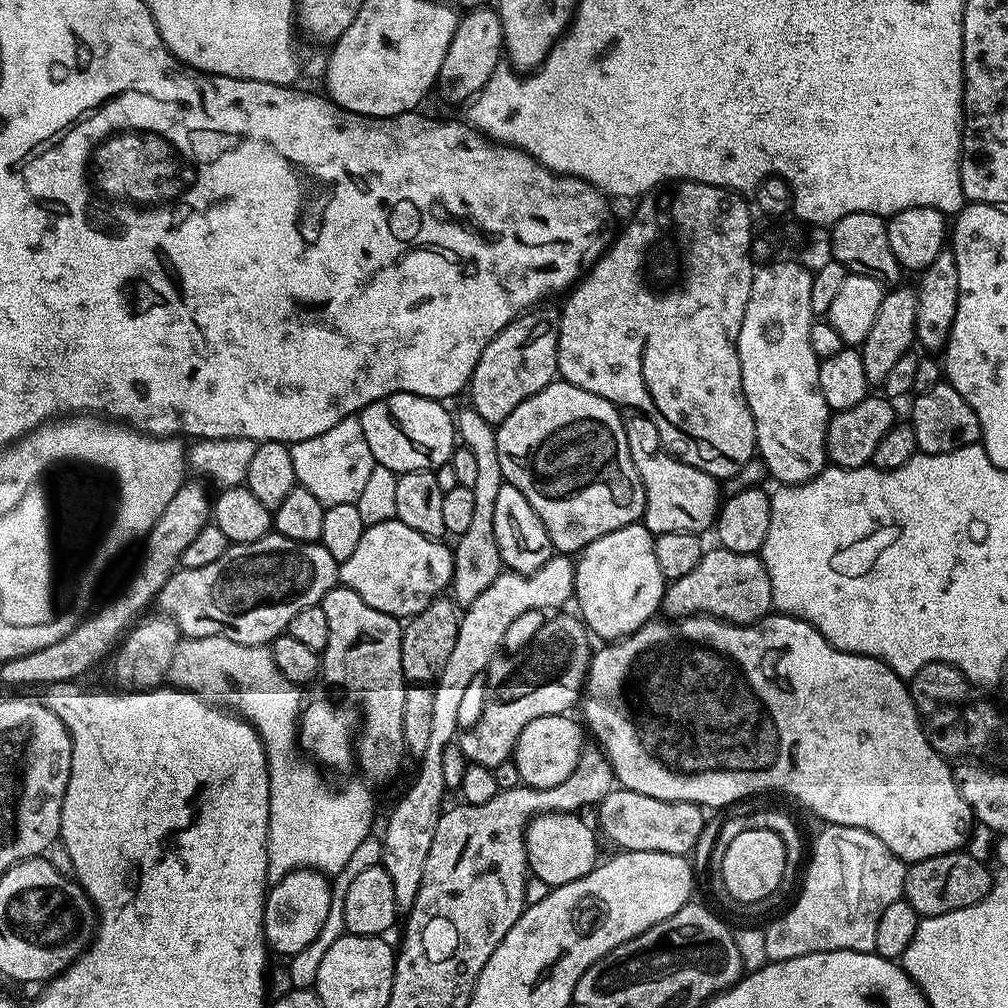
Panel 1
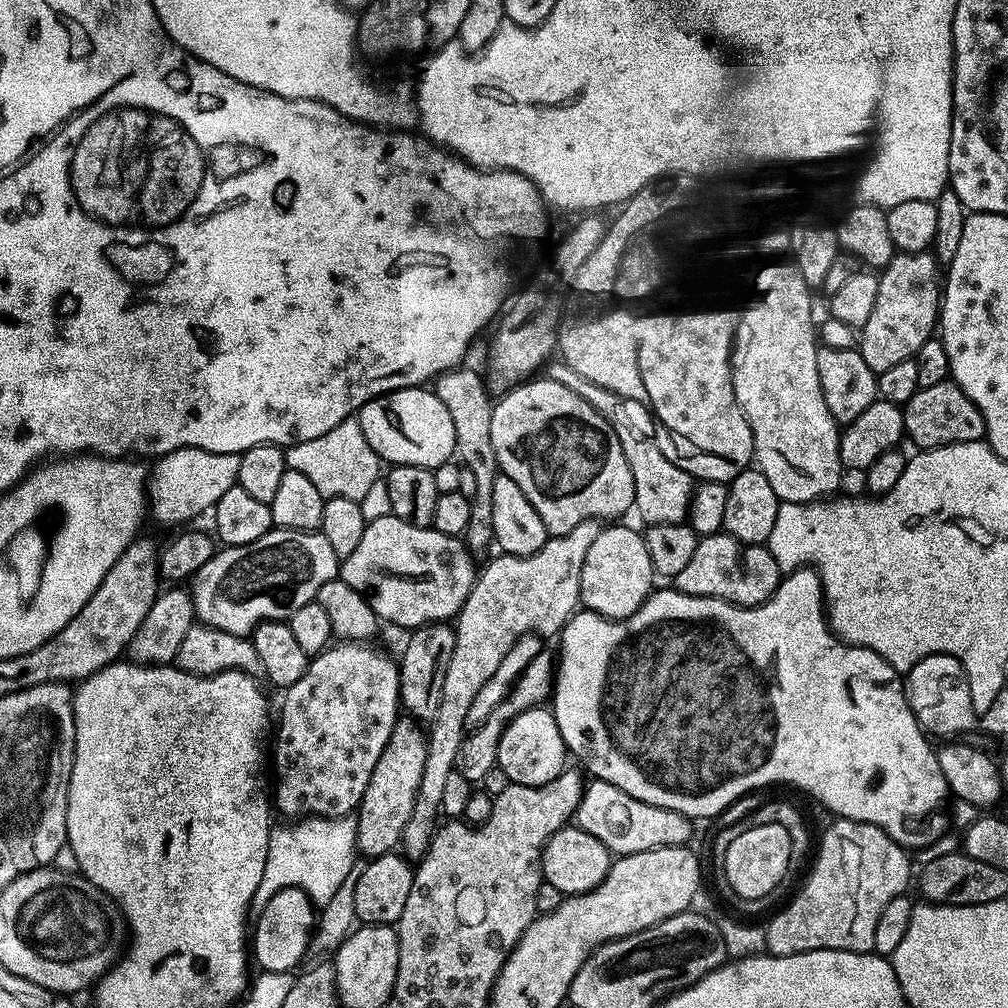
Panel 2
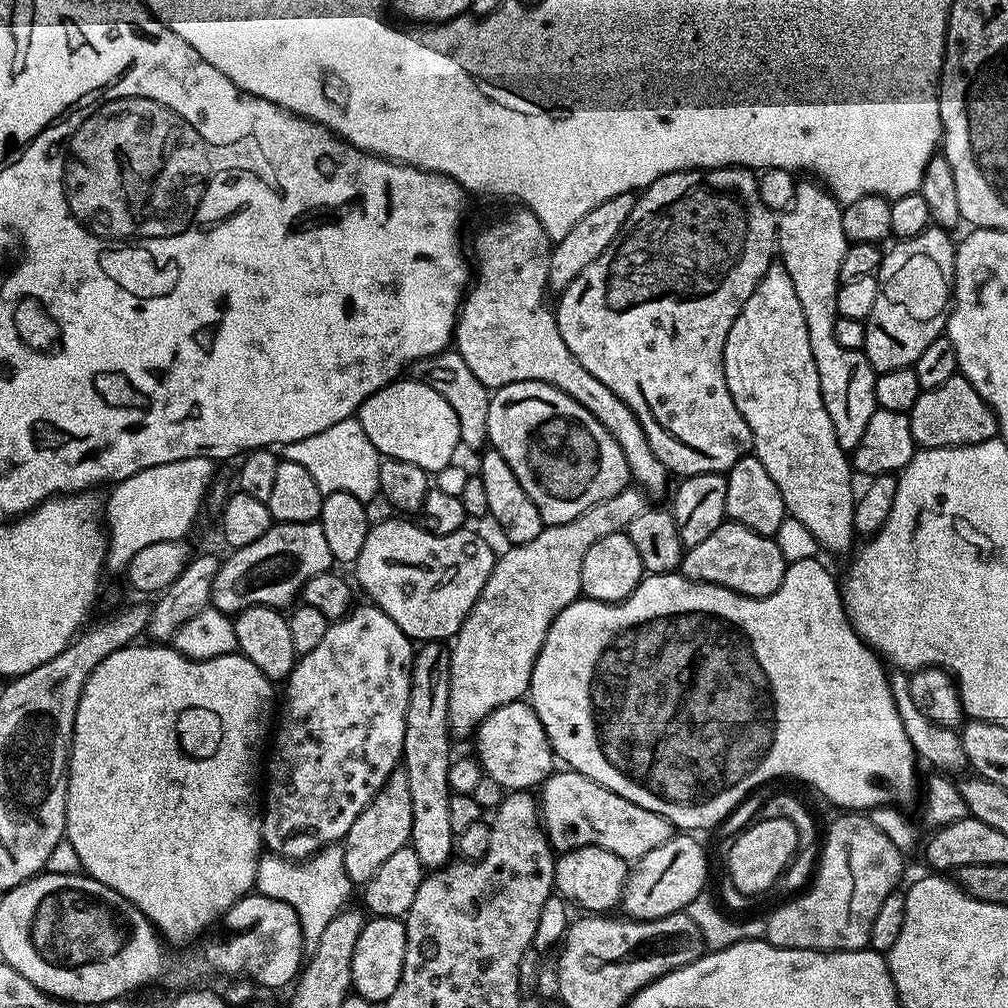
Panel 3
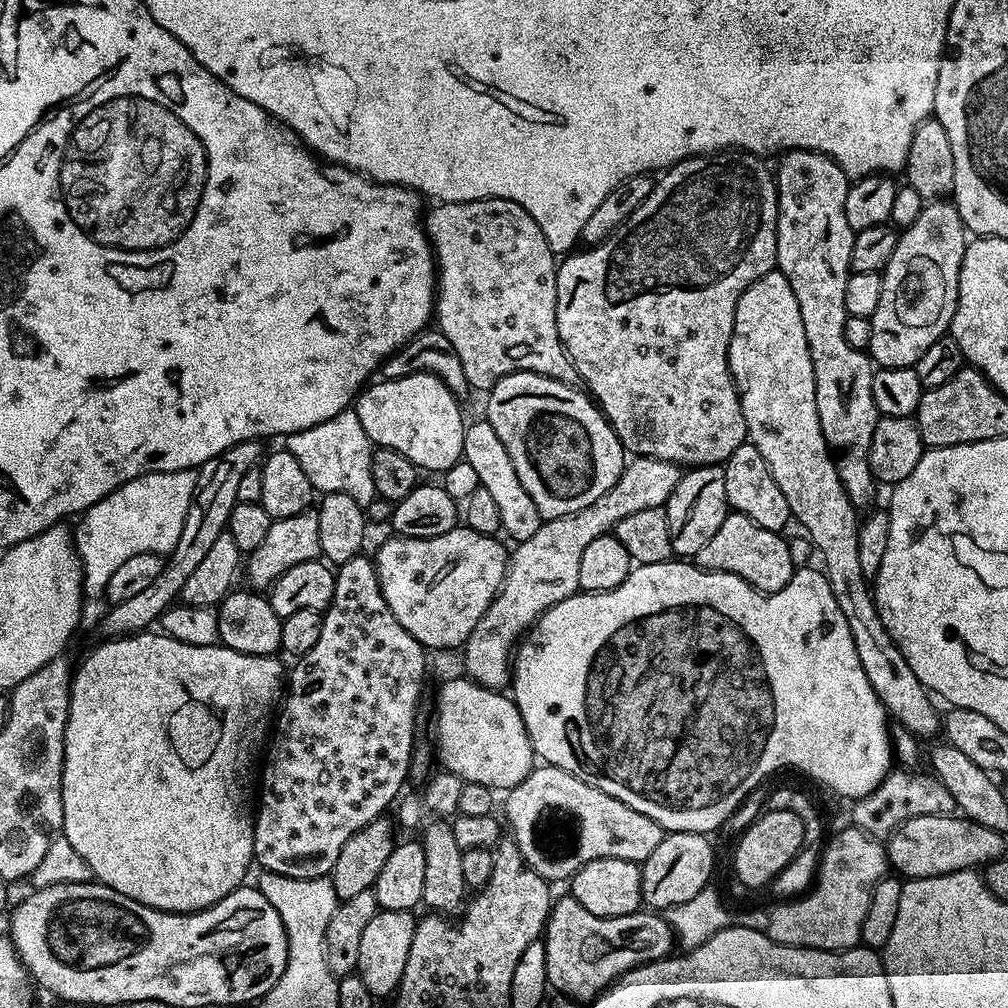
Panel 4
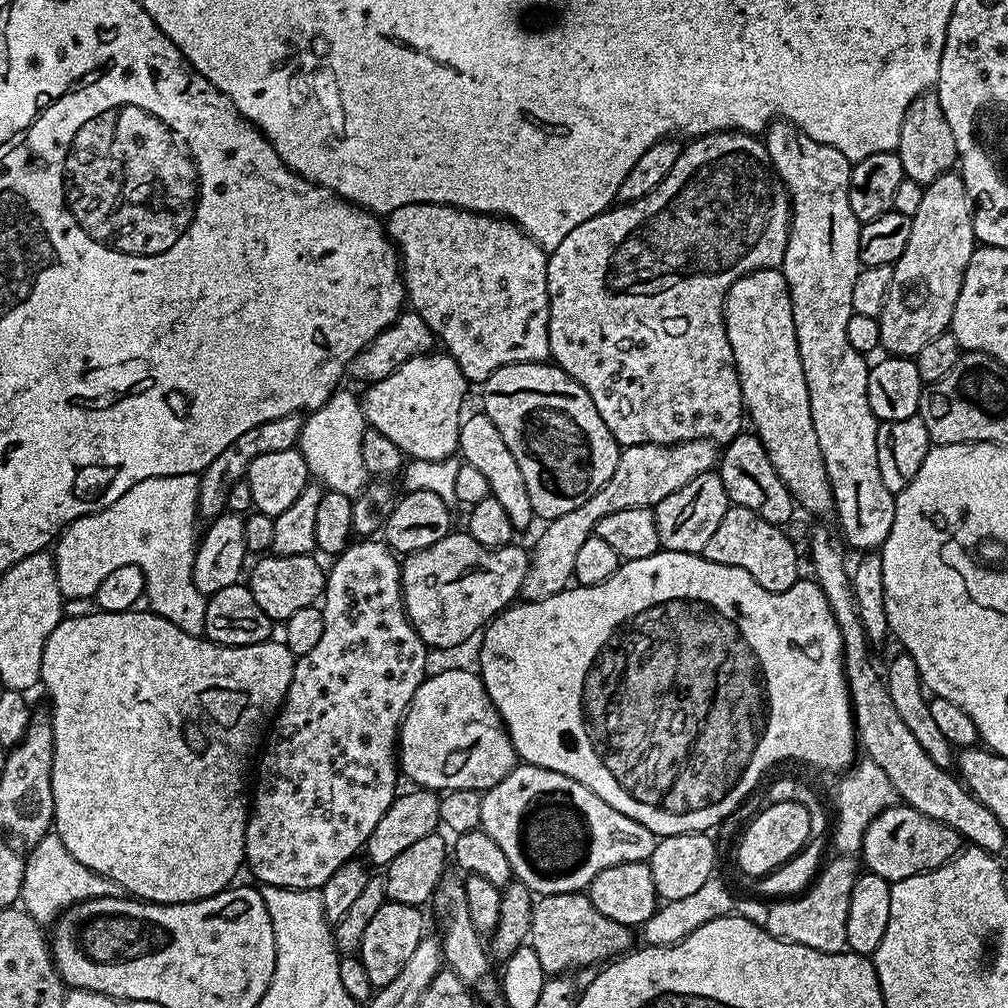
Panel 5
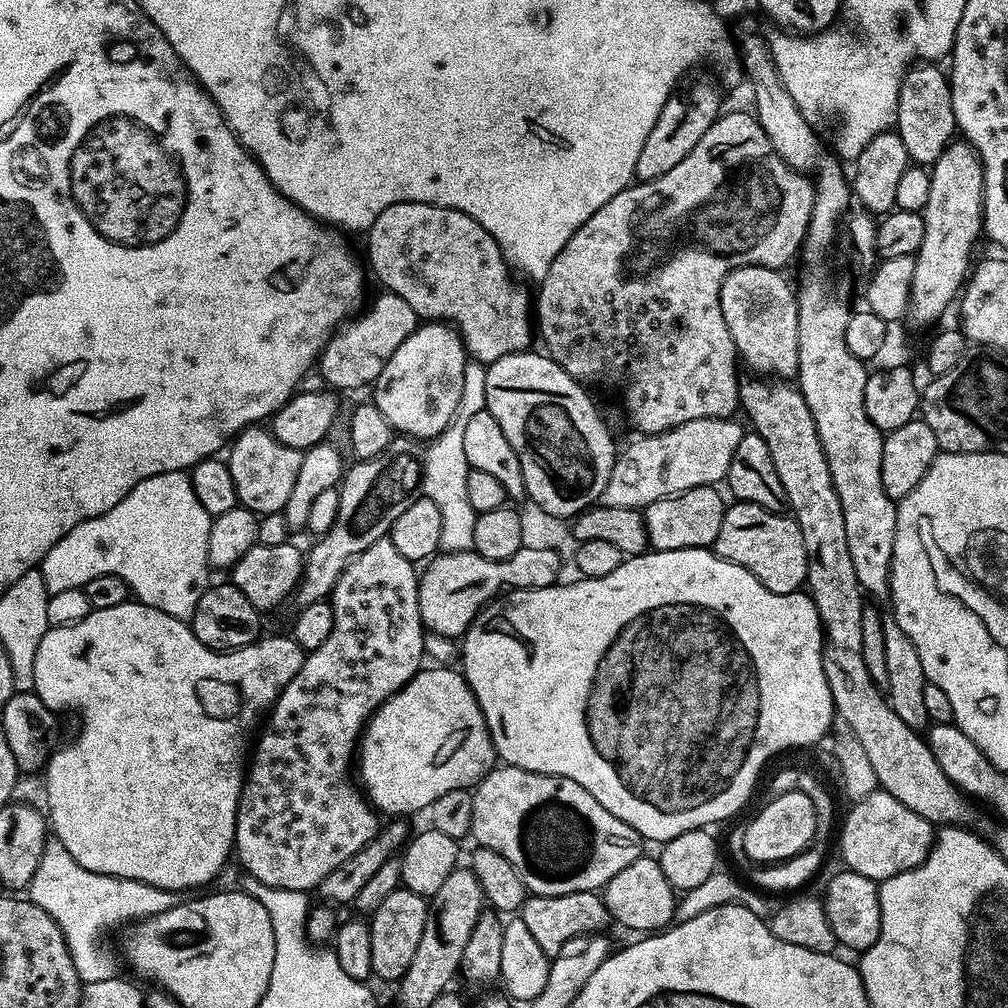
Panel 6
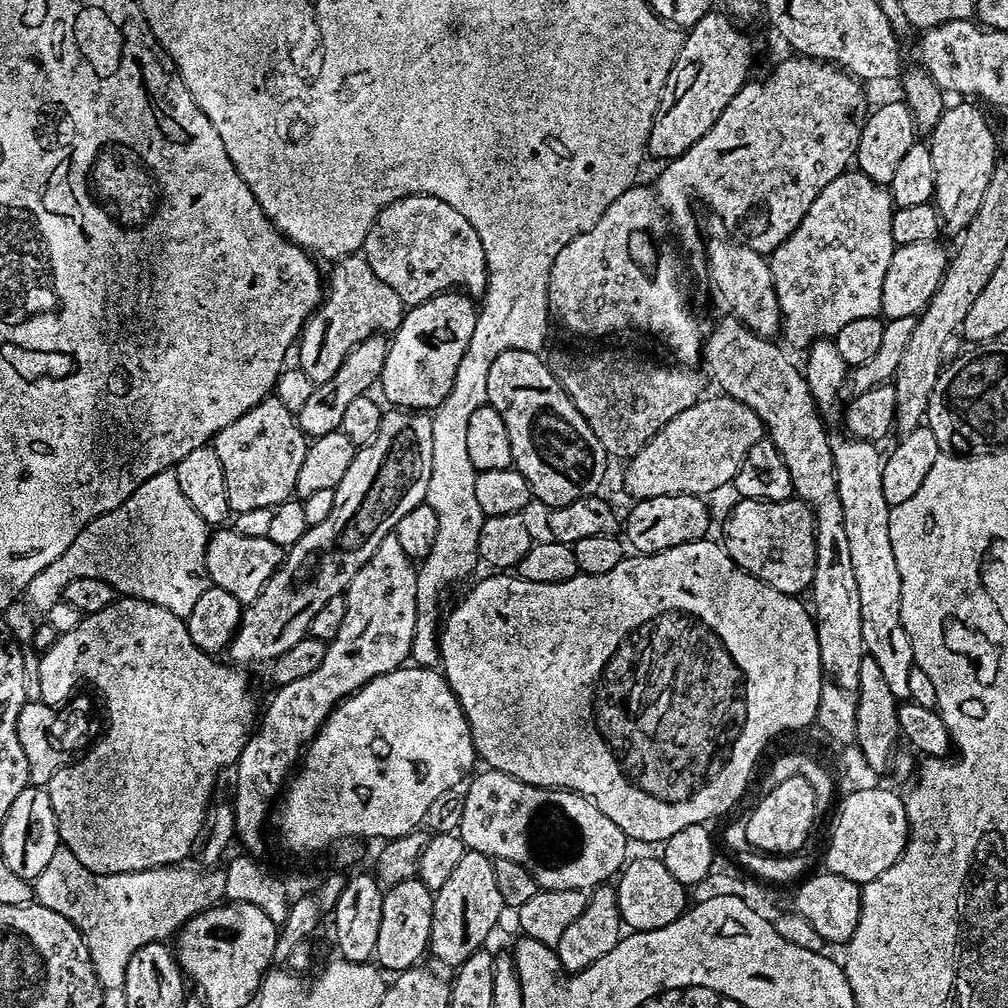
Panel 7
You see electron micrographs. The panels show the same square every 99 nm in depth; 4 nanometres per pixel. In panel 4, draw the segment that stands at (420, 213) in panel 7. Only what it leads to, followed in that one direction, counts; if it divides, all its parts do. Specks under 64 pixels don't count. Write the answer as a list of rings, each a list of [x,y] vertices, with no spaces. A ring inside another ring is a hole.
[[[502,198],[457,204],[440,202],[432,207],[436,208],[429,212],[427,209],[422,223],[438,269],[434,320],[440,323],[438,331],[450,342],[452,355],[462,362],[469,385],[491,390],[503,376],[515,372],[536,372],[575,385],[576,367],[560,341],[556,321],[558,256],[550,250],[538,222],[518,202]]]

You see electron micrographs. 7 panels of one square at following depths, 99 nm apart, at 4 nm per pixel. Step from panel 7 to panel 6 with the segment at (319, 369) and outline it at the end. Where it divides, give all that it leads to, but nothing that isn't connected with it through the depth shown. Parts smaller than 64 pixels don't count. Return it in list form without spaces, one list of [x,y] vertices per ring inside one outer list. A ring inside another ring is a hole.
[[[387,290],[381,293],[364,313],[361,311],[355,318],[341,323],[320,352],[318,369],[320,368],[320,376],[328,383],[325,385],[329,389],[367,389],[375,385],[376,379],[382,374],[382,362],[387,360],[390,354],[394,354],[394,350],[398,350],[398,346],[402,346],[402,342],[406,342],[406,338],[410,338],[417,328],[418,318],[414,310],[410,310],[410,306],[402,302],[402,298]]]

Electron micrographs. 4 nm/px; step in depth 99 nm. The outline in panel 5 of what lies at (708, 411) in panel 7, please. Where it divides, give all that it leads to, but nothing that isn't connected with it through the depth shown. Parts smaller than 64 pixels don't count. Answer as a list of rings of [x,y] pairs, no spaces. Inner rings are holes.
[[[691,440],[682,444],[643,444],[630,446],[620,453],[620,461],[616,473],[578,510],[570,510],[570,514],[562,514],[558,518],[547,521],[543,525],[544,533],[536,540],[536,545],[530,548],[528,573],[524,579],[523,595],[529,601],[542,600],[563,592],[574,580],[574,562],[578,549],[586,538],[594,535],[596,524],[602,522],[614,510],[627,508],[652,508],[662,502],[674,490],[682,490],[686,482],[698,478],[698,474],[711,472],[718,464],[718,448],[711,442]]]

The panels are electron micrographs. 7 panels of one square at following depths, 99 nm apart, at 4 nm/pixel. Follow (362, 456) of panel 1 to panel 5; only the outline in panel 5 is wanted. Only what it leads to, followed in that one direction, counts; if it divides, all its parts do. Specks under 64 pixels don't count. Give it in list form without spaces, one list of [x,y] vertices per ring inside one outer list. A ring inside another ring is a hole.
[[[344,391],[333,392],[323,407],[307,413],[300,431],[298,451],[302,454],[309,473],[327,491],[355,498],[370,484],[366,462],[362,458],[362,438],[366,431],[366,421],[364,406],[358,396]]]

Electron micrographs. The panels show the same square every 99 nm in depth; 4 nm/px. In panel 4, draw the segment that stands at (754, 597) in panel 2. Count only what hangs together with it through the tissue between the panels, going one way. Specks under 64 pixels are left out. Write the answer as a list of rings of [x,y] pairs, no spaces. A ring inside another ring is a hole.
[[[729,511],[722,526],[718,526],[718,534],[714,534],[714,538],[710,538],[710,542],[698,550],[694,563],[706,572],[734,574],[757,592],[765,594],[782,590],[782,586],[790,582],[794,571],[788,540],[781,533],[766,530],[740,512],[733,511]]]

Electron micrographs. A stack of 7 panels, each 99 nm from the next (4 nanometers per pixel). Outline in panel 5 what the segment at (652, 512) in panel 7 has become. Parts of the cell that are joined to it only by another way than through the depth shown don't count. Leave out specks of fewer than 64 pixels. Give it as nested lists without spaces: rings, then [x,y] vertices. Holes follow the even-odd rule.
[[[719,471],[698,474],[698,478],[686,482],[682,490],[674,490],[674,494],[662,498],[662,502],[655,505],[661,549],[670,552],[703,553],[706,542],[710,542],[714,530],[718,530],[718,522],[722,522],[729,506],[726,486],[722,486]]]

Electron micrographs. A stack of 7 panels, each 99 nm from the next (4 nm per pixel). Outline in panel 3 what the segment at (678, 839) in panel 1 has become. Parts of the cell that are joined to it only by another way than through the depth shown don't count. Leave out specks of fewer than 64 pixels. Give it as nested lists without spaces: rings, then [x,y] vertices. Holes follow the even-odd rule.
[[[553,771],[538,792],[540,822],[549,845],[557,853],[593,844],[618,854],[623,860],[635,862],[673,836],[674,825],[662,818],[662,814],[626,802],[626,798],[614,794],[614,790],[606,790],[606,786],[582,774],[563,771]]]

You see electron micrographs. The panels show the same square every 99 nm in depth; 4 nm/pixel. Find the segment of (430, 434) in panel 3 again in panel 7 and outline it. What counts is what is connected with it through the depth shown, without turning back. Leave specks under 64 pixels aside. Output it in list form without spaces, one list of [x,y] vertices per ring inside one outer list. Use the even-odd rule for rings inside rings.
[[[443,292],[437,296],[431,296],[424,304],[418,304],[407,309],[407,316],[400,324],[400,327],[390,336],[390,351],[386,354],[386,362],[384,363],[384,370],[382,373],[382,385],[384,384],[385,401],[393,400],[391,403],[397,408],[406,408],[409,410],[434,410],[446,398],[446,394],[450,390],[450,386],[454,386],[454,374],[458,362],[462,362],[462,354],[466,350],[466,346],[470,346],[470,338],[472,337],[472,328],[476,324],[476,313],[478,311],[478,304],[473,297],[467,294],[449,294]]]

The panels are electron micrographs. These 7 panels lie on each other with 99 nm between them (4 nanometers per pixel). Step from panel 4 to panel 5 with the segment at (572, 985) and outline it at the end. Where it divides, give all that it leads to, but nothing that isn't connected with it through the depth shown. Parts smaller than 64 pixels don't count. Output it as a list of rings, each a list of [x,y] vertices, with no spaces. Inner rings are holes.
[[[567,892],[540,896],[533,903],[532,921],[528,934],[530,947],[534,950],[534,954],[538,954],[538,962],[542,962],[545,977],[551,978],[571,973],[571,968],[588,968],[591,964],[600,966],[613,958],[625,955],[633,947],[632,932],[633,929],[629,925],[614,922],[614,918],[606,918],[606,914],[598,914],[598,910],[594,910],[590,898],[584,892]]]

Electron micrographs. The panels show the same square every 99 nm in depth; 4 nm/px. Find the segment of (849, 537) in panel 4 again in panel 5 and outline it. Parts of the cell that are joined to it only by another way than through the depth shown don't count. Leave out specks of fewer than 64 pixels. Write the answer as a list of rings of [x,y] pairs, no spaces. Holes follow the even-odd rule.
[[[779,267],[763,268],[738,278],[724,300],[724,325],[736,359],[736,373],[740,375],[747,419],[753,424],[751,427],[759,436],[778,478],[782,478],[799,507],[801,504],[808,512],[831,513],[834,508],[832,483],[828,481],[818,434],[814,434],[814,418],[810,418],[810,394],[806,390],[806,374],[798,354],[792,300],[788,296],[788,283],[783,271]]]

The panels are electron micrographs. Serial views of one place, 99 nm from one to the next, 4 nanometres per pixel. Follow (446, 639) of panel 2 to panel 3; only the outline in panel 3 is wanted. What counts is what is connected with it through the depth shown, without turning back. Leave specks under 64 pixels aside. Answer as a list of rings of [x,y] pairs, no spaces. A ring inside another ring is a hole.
[[[439,640],[421,643],[412,657],[410,698],[406,706],[406,734],[402,770],[410,782],[410,806],[414,814],[410,847],[426,870],[439,870],[454,856],[454,833],[450,828],[448,771],[454,759],[453,737],[448,731],[450,710],[449,649]]]

